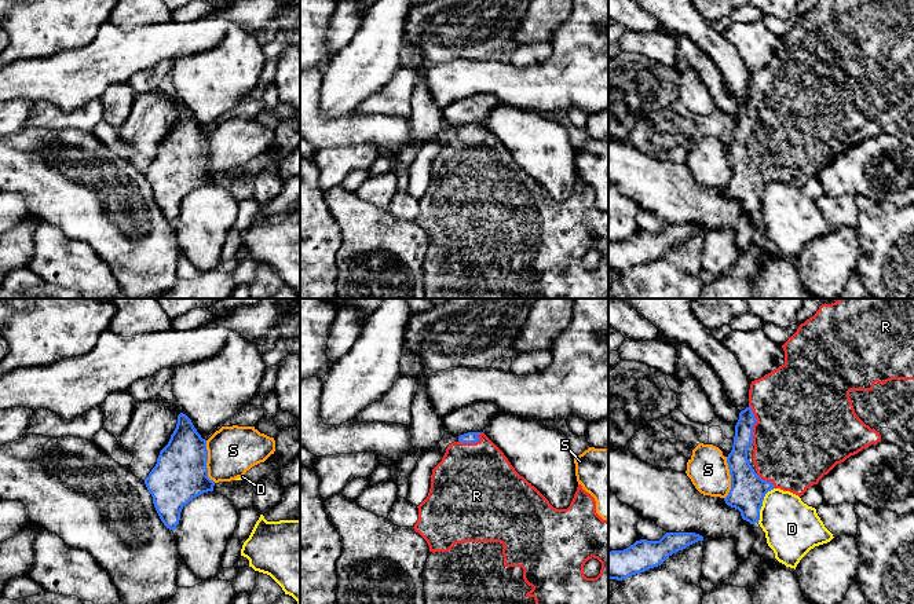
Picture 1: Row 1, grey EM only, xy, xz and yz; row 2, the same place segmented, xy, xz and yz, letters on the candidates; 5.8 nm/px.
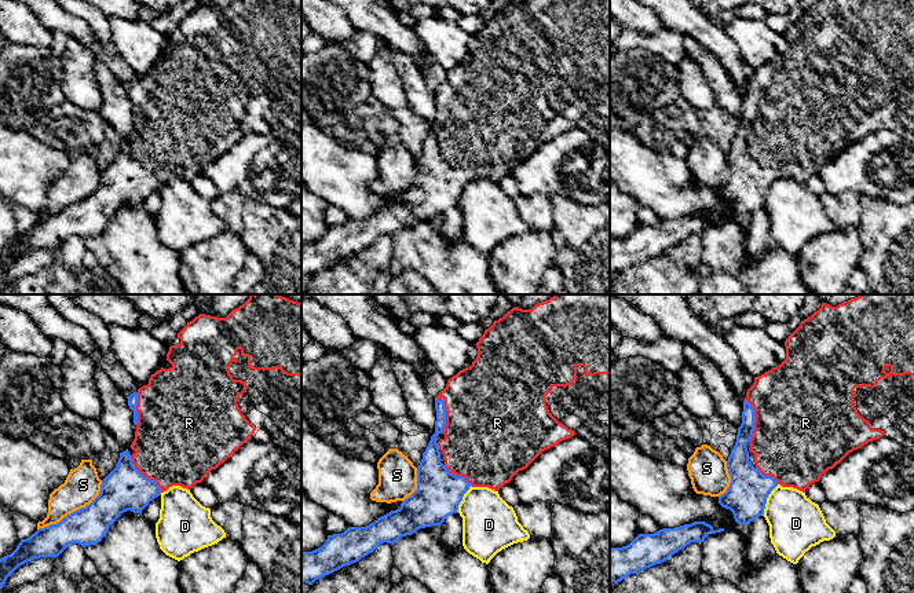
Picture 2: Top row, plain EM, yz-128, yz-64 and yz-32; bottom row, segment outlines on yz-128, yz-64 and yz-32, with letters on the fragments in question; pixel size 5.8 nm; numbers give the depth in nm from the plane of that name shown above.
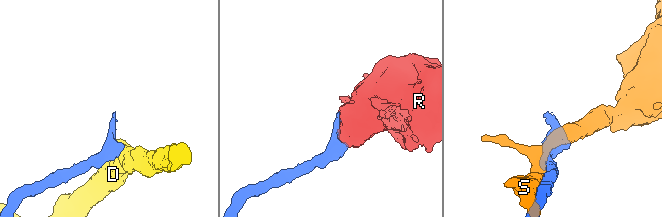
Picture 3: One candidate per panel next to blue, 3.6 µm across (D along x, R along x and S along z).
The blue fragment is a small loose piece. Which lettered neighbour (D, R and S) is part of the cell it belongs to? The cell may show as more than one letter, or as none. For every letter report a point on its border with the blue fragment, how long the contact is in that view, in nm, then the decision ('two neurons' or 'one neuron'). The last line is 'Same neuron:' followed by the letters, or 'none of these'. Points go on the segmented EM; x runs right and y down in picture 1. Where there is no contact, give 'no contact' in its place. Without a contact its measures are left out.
D: yz (761, 504) | 220 nm | two neurons
R: yz (755, 423) | 240 nm | one neuron
S: xy (207, 461) | 260 nm | two neurons
Same neuron: R

